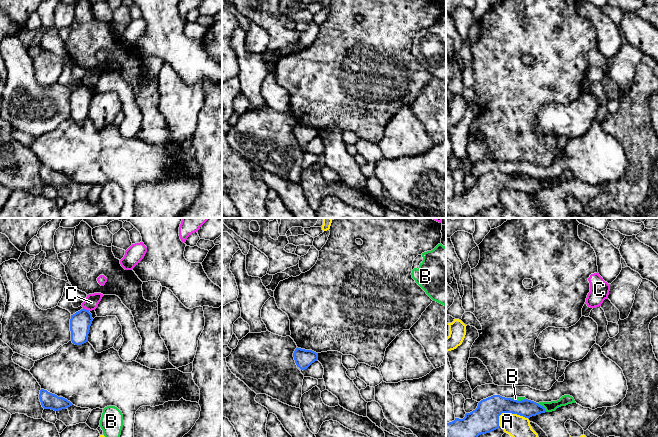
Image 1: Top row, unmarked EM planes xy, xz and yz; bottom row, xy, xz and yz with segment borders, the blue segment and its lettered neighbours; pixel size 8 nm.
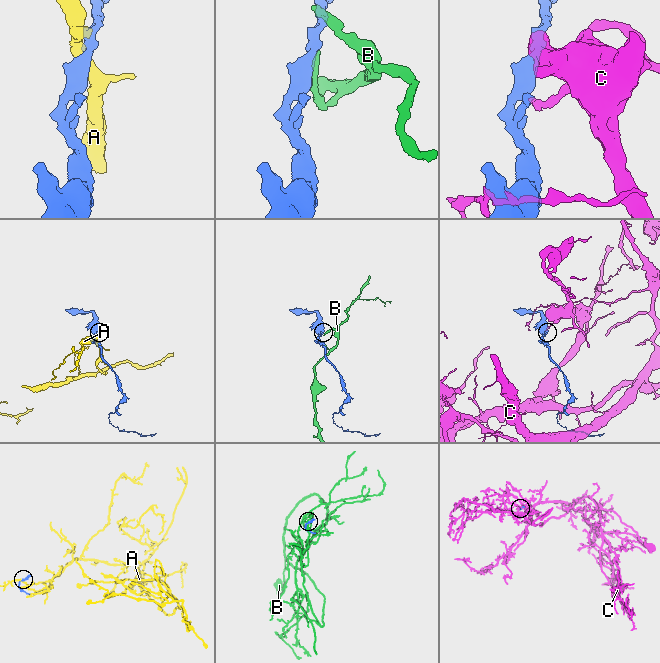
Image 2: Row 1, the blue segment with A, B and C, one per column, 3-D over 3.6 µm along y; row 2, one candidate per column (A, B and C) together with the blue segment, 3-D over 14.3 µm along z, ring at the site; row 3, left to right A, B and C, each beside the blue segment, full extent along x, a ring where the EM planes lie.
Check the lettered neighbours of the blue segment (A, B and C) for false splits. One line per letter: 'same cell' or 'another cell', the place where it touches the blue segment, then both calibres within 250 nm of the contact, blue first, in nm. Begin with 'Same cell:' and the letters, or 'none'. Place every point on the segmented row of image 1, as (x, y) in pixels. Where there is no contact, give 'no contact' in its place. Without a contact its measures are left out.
Same cell: none
A: another cell; meets blue in yz at (509, 412); 220 nm thick on the blue side, 180 nm on the other
B: another cell; meets blue in yz at (542, 406); 140 nm thick on the blue side, 80 nm on the other
C: another cell; meets blue in xy at (85, 309); 170 nm thick on the blue side, 120 nm on the other

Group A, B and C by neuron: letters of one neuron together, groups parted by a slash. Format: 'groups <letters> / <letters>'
groups A / B / C

